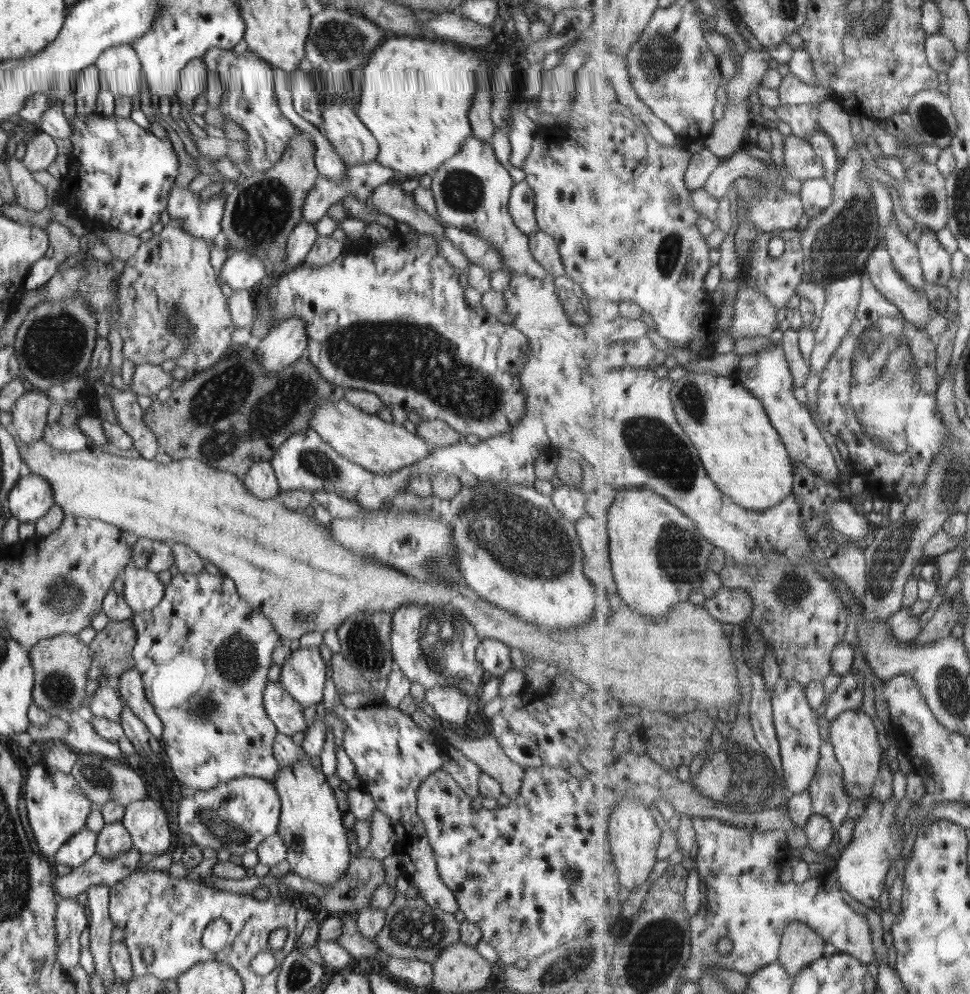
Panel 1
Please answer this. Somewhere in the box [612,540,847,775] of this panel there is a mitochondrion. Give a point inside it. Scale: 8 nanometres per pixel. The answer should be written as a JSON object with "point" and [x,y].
{"point":[791,591]}

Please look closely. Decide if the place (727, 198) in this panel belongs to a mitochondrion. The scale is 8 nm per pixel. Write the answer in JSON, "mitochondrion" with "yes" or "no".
{"mitochondrion":"no"}

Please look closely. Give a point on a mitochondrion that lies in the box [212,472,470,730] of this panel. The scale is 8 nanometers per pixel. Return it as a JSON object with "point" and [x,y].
{"point":[363,641]}

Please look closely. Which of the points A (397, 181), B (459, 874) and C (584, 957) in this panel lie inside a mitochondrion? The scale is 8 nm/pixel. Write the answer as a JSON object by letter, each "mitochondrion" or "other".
{"A":"other","B":"other","C":"mitochondrion"}

